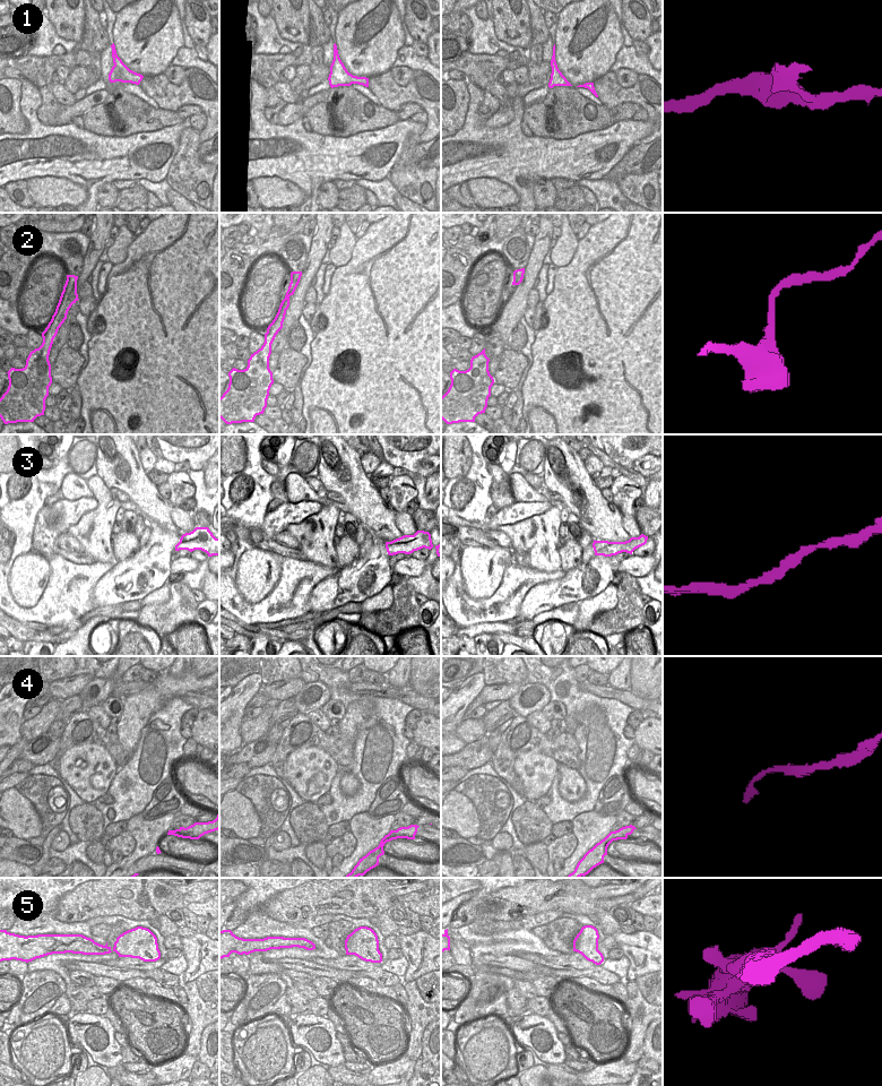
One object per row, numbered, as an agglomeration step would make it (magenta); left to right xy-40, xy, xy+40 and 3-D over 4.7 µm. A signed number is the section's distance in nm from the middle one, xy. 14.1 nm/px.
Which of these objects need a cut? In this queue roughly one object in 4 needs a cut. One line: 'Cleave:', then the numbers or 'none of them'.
Cleave: none of them

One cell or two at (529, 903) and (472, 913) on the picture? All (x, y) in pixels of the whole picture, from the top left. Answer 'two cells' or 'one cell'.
one cell

